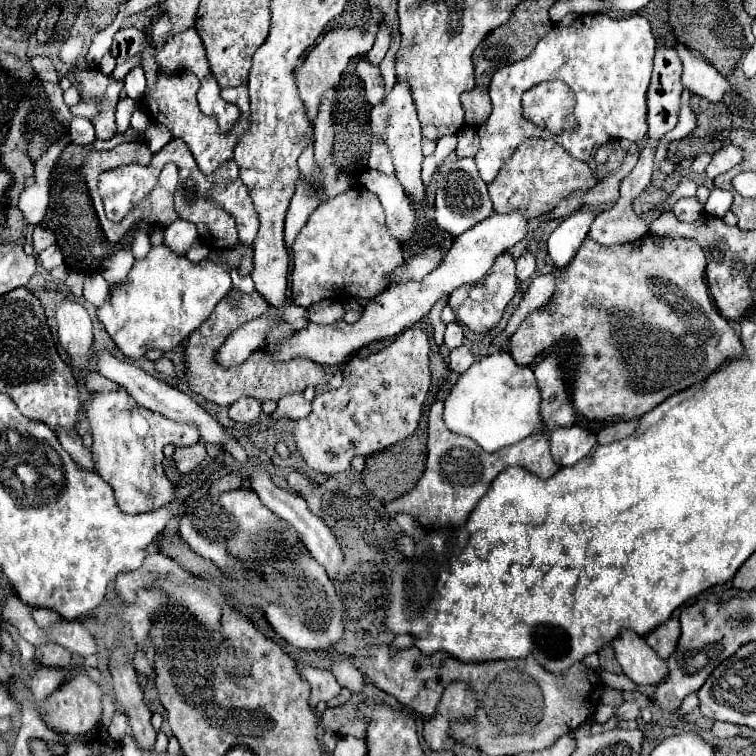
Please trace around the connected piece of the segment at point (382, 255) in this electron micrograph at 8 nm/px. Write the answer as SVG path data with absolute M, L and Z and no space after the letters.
M354 187L322 203L298 233L292 253L292 301L304 309L322 299L372 299L388 287L390 275L404 265L402 247L384 223L378 197L364 187Z

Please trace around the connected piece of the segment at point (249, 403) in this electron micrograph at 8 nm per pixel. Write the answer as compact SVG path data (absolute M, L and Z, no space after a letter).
M242 397L240 401L232 403L228 409L228 415L232 421L236 423L250 423L252 419L256 419L260 415L260 403L254 397Z

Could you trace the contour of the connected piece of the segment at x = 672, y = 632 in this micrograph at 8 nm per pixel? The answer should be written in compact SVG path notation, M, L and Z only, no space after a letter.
M670 617L666 623L658 625L654 631L650 631L644 639L662 659L668 659L668 655L672 655L676 643L678 643L678 637L680 637L680 623L676 617Z

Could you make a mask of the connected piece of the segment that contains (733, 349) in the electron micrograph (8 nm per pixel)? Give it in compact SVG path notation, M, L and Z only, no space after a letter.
M644 235L642 239L636 239L632 243L606 247L606 245L600 245L600 243L592 241L590 237L586 237L582 247L578 249L576 257L566 267L552 269L552 275L556 279L556 289L554 289L552 297L540 309L532 311L522 321L518 331L510 337L510 355L518 365L526 367L534 361L534 357L538 357L544 351L554 351L556 345L562 343L564 351L566 351L566 359L568 359L566 367L568 367L568 373L572 375L572 405L574 405L576 413L580 413L588 419L600 419L600 421L604 421L604 419L606 421L634 421L634 419L642 417L644 413L648 413L650 409L654 409L656 405L660 405L670 395L702 381L706 375L710 375L714 369L718 369L728 357L740 357L744 353L740 337L734 333L734 329L728 325L728 321L724 317L720 317L720 313L716 311L716 307L708 295L708 287L704 281L704 269L706 269L706 257L694 239Z

